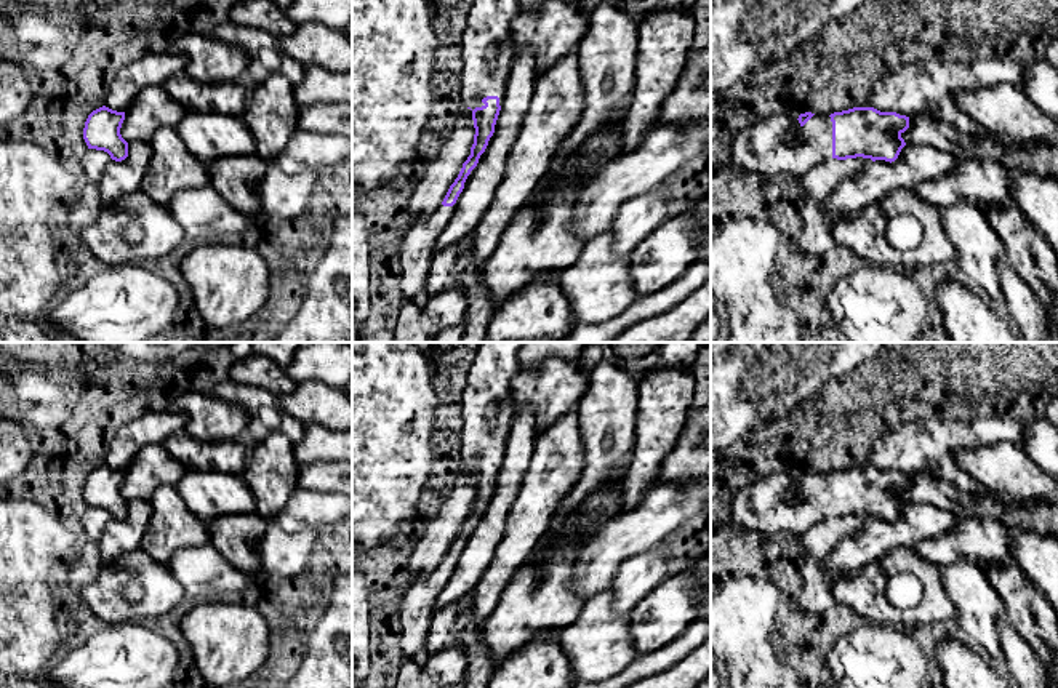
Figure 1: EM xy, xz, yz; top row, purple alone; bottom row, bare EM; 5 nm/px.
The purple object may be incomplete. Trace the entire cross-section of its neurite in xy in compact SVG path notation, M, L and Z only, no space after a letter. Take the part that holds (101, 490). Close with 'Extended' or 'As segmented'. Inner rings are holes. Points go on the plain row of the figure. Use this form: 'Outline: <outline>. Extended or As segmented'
Outline: M106 464L93 469L83 486L88 507L104 509L115 520L125 518L128 515L128 501L120 493L123 478L125 470L117 470Z. As segmented

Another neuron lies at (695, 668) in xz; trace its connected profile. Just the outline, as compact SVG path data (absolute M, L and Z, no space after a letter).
M711 640L663 674L637 680L627 688L696 688L707 675L711 675Z

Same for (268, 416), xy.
M230 379L218 382L211 394L240 405L250 414L245 442L253 446L272 434L285 434L293 445L304 440L306 426L288 414L279 395L258 386L238 384Z

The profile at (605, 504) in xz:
M624 472L615 475L603 488L594 491L565 525L547 530L530 557L538 558L549 547L557 547L565 534L587 534L621 517L623 480Z

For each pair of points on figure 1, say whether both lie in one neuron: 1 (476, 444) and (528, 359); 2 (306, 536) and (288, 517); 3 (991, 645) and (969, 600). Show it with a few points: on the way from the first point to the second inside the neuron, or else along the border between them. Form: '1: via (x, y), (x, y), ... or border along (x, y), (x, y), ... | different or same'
1: border along (517, 359), (520, 364) | different
2: border along (269, 522), (284, 530), (316, 530) | different
3: via (986, 634), (977, 612) | same

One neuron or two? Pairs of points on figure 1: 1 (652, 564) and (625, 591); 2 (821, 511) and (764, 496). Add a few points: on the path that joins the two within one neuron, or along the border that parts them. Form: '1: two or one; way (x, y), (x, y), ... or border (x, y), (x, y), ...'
1: one; way (645, 570), (631, 584)
2: one; way (807, 512), (778, 511)

